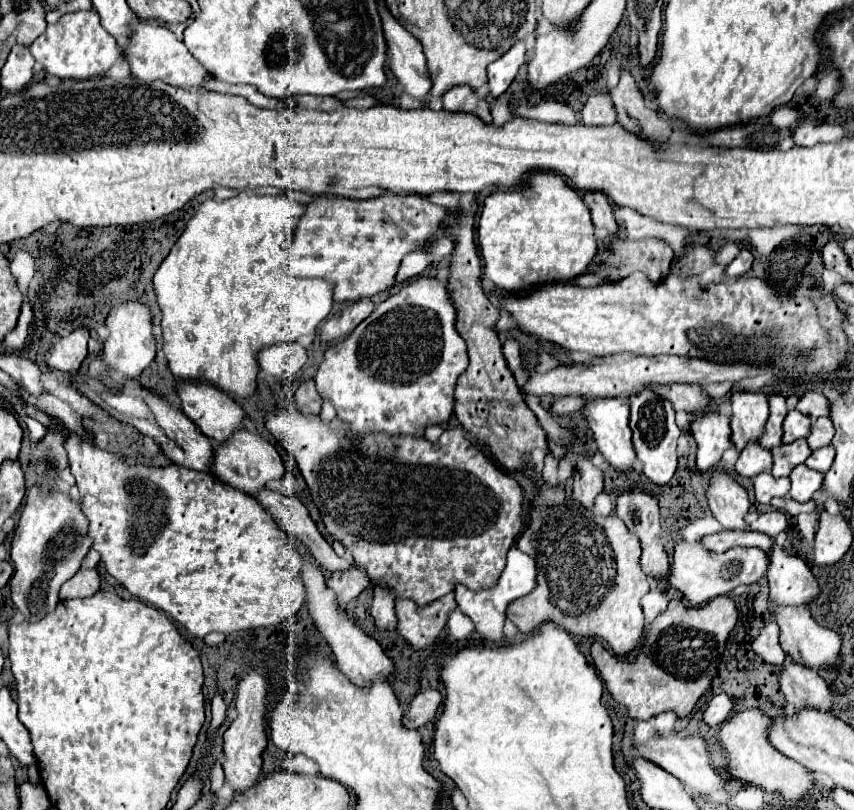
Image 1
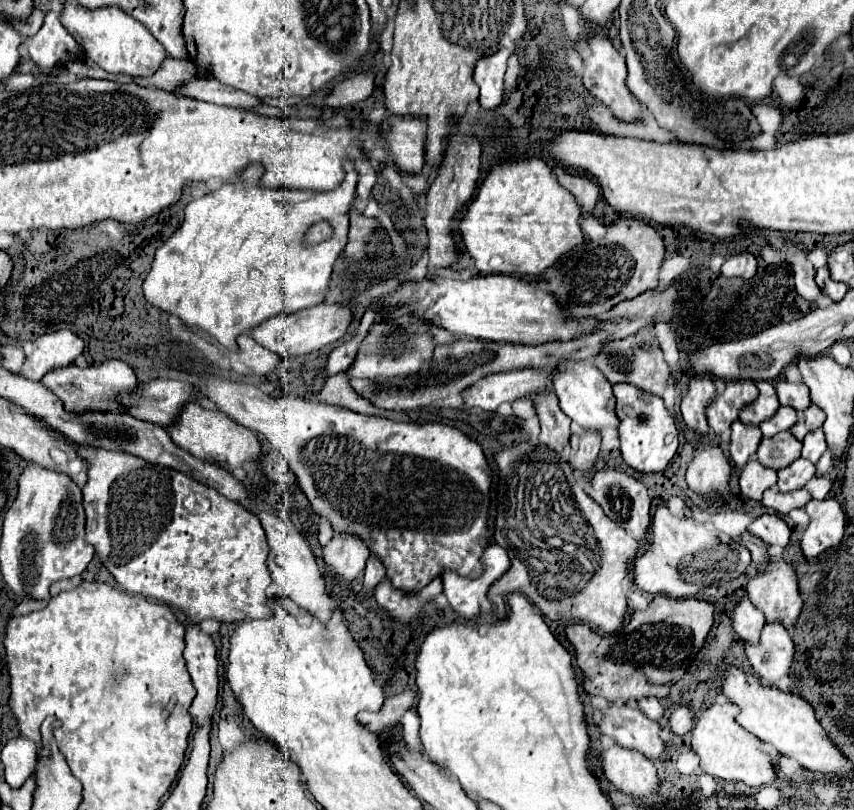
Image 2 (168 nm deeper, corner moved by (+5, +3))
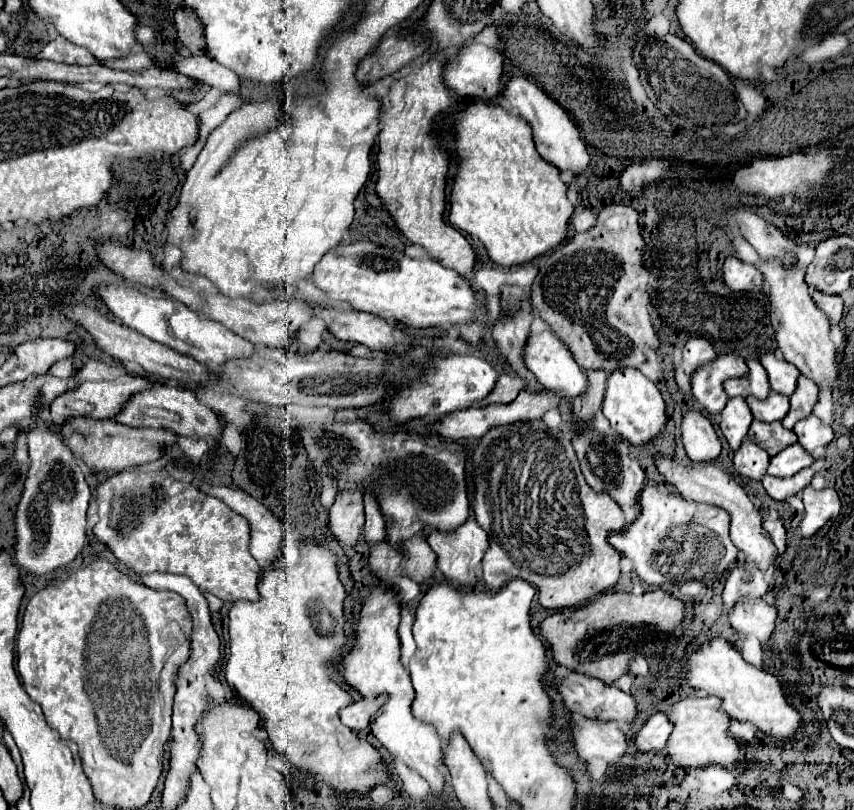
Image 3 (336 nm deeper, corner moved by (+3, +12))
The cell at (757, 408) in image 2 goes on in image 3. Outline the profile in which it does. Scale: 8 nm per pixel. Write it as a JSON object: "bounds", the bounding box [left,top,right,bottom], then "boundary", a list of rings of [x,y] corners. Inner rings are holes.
{"bounds":[723,358,771,398],"boundary":[[[747,358],[745,360],[749,370],[745,376],[741,378],[731,378],[731,380],[725,380],[723,388],[725,388],[725,394],[727,396],[757,396],[757,398],[767,398],[767,394],[771,392],[769,388],[769,380],[765,376],[765,368],[761,368],[759,360],[755,358]]]}

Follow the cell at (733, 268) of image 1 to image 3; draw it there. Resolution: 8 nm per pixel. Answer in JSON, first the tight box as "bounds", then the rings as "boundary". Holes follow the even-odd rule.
{"bounds":[723,256,763,294],"boundary":[[[729,256],[723,262],[723,282],[731,292],[749,292],[749,294],[759,294],[763,290],[763,276],[761,272],[751,266],[741,262],[739,258]]]}

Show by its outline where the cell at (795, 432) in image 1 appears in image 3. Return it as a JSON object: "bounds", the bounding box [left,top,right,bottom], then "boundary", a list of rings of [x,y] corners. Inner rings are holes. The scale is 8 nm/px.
{"bounds":[747,392,789,422],"boundary":[[[769,392],[765,400],[757,400],[755,396],[747,396],[749,410],[753,416],[761,422],[775,422],[783,420],[783,416],[789,412],[789,398],[781,396],[779,392]]]}

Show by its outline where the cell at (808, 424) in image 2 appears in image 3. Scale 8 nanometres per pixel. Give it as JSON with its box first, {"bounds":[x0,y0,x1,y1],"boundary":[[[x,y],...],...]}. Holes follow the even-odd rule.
{"bounds":[783,376,817,430],"boundary":[[[799,376],[797,388],[789,396],[789,400],[791,400],[791,410],[783,418],[783,426],[791,430],[797,420],[801,420],[813,412],[813,406],[817,402],[817,384],[813,380],[809,380],[807,376]]]}

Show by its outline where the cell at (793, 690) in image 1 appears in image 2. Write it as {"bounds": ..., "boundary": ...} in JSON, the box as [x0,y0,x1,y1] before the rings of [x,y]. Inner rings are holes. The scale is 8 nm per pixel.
{"bounds":[745,623,795,687],"boundary":[[[767,623],[759,645],[745,643],[745,653],[763,683],[775,687],[779,681],[791,679],[795,643],[783,625]]]}

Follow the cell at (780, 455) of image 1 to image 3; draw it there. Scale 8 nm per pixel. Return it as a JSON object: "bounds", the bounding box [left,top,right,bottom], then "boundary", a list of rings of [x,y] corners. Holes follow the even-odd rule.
{"bounds":[749,420,797,456],"boundary":[[[753,420],[751,428],[749,428],[749,438],[755,444],[759,444],[769,456],[775,456],[783,448],[797,442],[797,436],[793,434],[793,430],[783,428],[781,422],[767,424],[767,422],[759,422],[759,420]]]}

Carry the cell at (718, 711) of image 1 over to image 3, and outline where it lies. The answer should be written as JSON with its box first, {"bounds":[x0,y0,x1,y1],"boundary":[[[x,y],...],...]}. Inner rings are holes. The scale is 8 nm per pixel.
{"bounds":[635,712,673,752],"boundary":[[[657,712],[637,732],[637,736],[635,736],[637,752],[659,752],[659,750],[663,750],[671,730],[673,730],[673,724],[667,720],[667,714]]]}

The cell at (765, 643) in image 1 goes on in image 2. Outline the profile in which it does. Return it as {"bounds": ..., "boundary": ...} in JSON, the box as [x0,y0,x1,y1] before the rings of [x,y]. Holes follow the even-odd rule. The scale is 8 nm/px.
{"bounds":[731,599,765,645],"boundary":[[[743,599],[735,607],[735,613],[731,619],[733,619],[733,629],[741,639],[751,641],[751,645],[755,645],[755,641],[759,641],[759,633],[763,631],[765,617],[759,609],[755,609],[751,605],[749,599]]]}

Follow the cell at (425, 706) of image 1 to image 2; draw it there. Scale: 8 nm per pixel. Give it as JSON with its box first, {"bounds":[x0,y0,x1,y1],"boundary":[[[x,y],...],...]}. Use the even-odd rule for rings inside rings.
{"bounds":[359,691,417,733],"boundary":[[[403,691],[401,695],[385,699],[385,705],[381,707],[379,713],[369,713],[369,711],[359,713],[359,721],[369,731],[375,731],[375,733],[389,731],[401,723],[405,711],[409,711],[415,701],[417,701],[417,691]]]}

